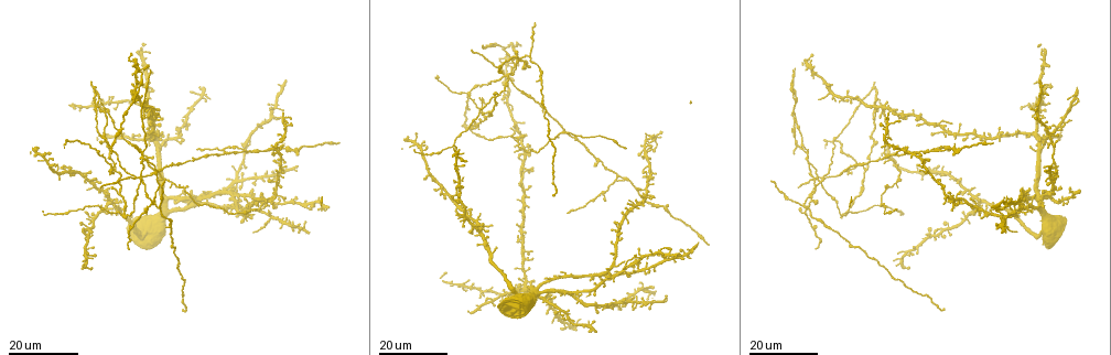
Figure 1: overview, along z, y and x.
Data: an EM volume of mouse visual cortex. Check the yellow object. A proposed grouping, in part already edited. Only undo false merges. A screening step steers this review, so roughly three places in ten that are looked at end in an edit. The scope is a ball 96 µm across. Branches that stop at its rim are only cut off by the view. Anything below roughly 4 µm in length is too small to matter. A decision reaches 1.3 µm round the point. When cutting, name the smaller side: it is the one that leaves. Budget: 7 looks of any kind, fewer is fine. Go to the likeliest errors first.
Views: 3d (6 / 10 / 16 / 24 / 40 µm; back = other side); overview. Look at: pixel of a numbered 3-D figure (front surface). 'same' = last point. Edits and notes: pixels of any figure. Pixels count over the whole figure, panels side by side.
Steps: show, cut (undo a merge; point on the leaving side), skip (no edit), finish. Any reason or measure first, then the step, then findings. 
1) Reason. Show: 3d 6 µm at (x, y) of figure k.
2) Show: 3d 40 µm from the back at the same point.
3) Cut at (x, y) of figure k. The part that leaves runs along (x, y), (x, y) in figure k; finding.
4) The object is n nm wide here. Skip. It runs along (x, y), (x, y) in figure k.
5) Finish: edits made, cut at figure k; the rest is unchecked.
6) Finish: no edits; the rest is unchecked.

Four or more arms meet. Show: 3d 16 µm at (133, 175) of figure 1.

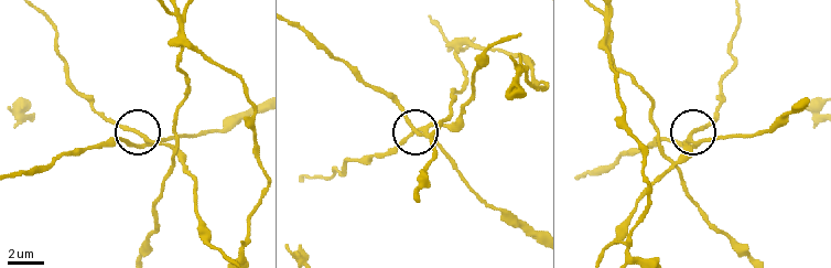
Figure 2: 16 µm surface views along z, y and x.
Zoom in. Show: 3d 6 µm at (145, 140) of figure 2.

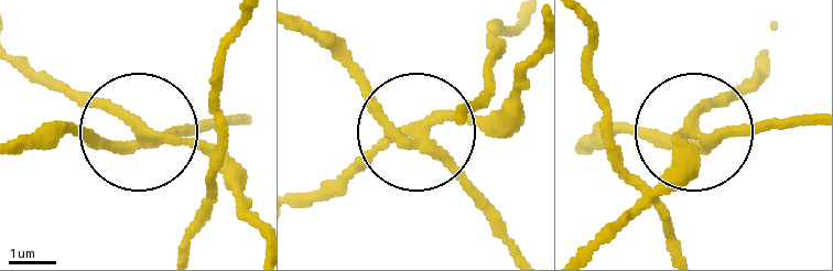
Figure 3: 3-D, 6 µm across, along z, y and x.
4 arms meet here. Cut at (90, 134) of figure 3. The part that leaves runs along (145, 143), (236, 120) in figure 3; two neurons meet here.

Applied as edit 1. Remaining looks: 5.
Show: overview.

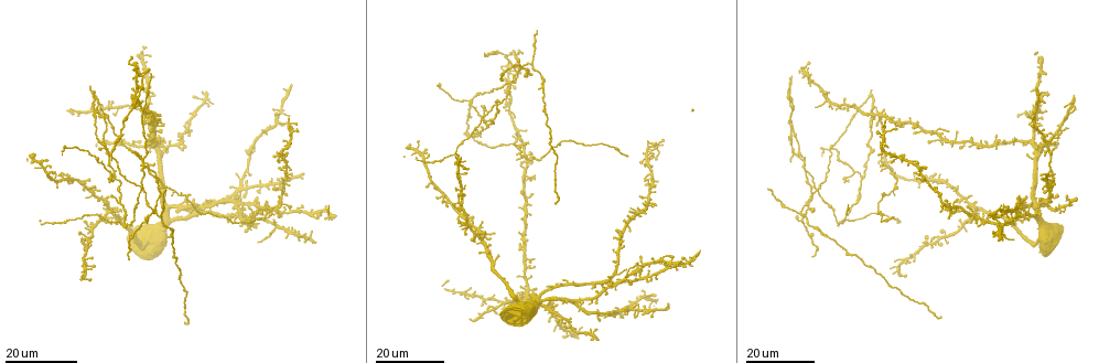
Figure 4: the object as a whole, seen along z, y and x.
Looks like a crossing. Show: 3d 16 µm at (913, 163) of figure 4.

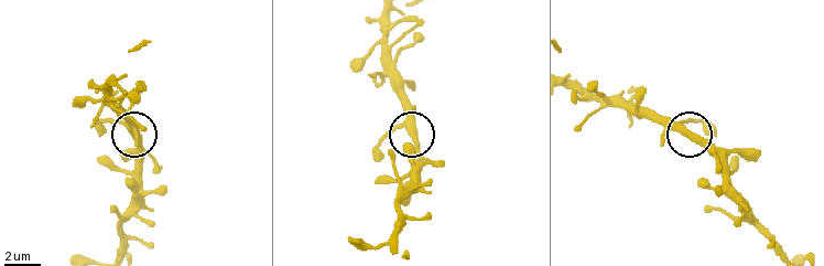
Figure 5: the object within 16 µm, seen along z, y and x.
Show: 3d 10 µm at (679, 125) of figure 5.

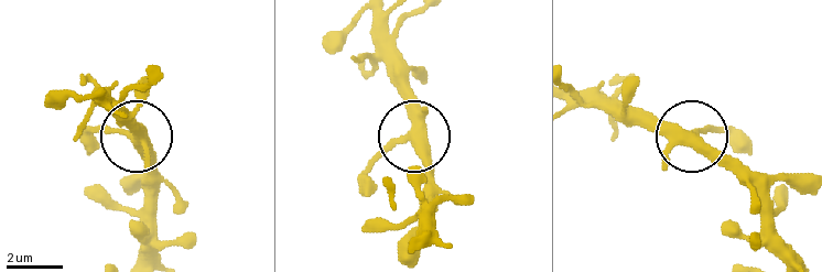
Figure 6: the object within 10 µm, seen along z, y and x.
Show: 3d 6 µm at (688, 134) of figure 6.

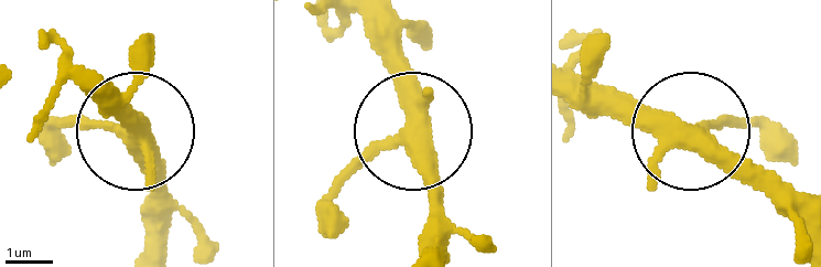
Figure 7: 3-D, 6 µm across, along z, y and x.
4 arms meet here. Skip. It runs along (425, 252), (433, 169), (410, 137), (386, 145), (319, 212) in figure 7; continuous, no second neuron.

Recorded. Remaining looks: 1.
Finish: edits made, cut at figure 3; the rest is unchecked.

